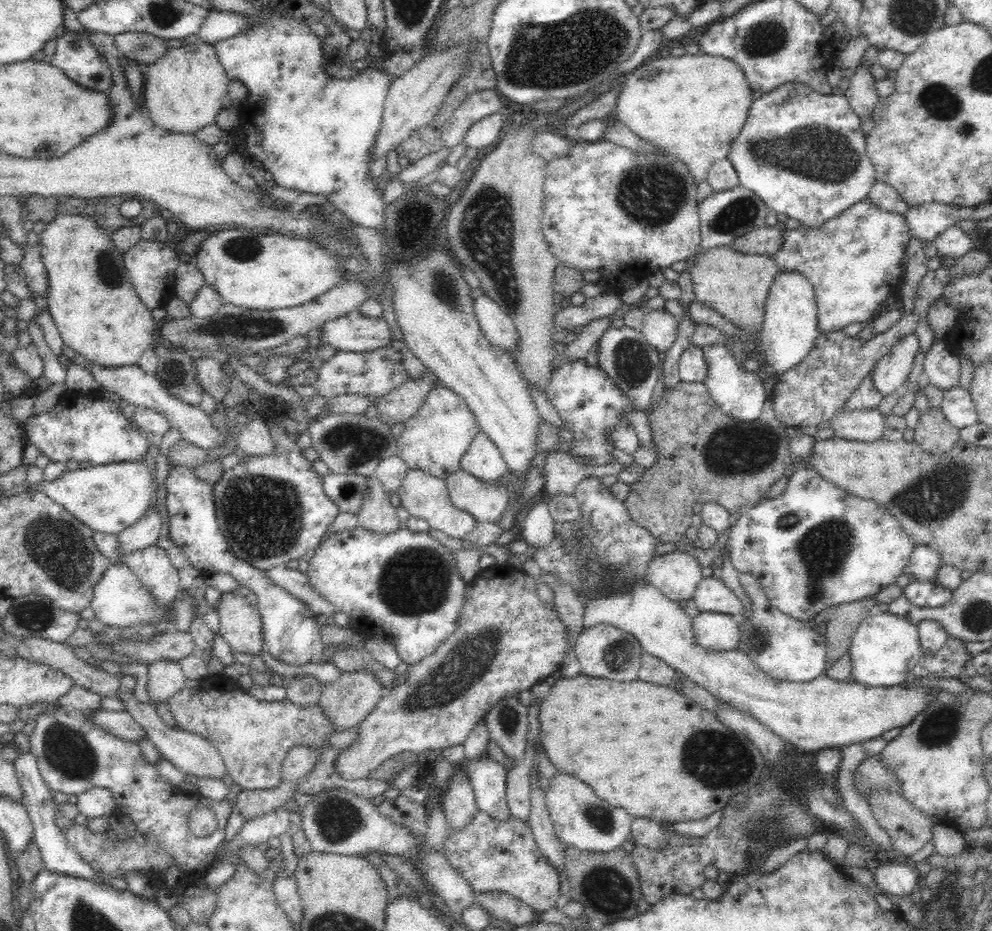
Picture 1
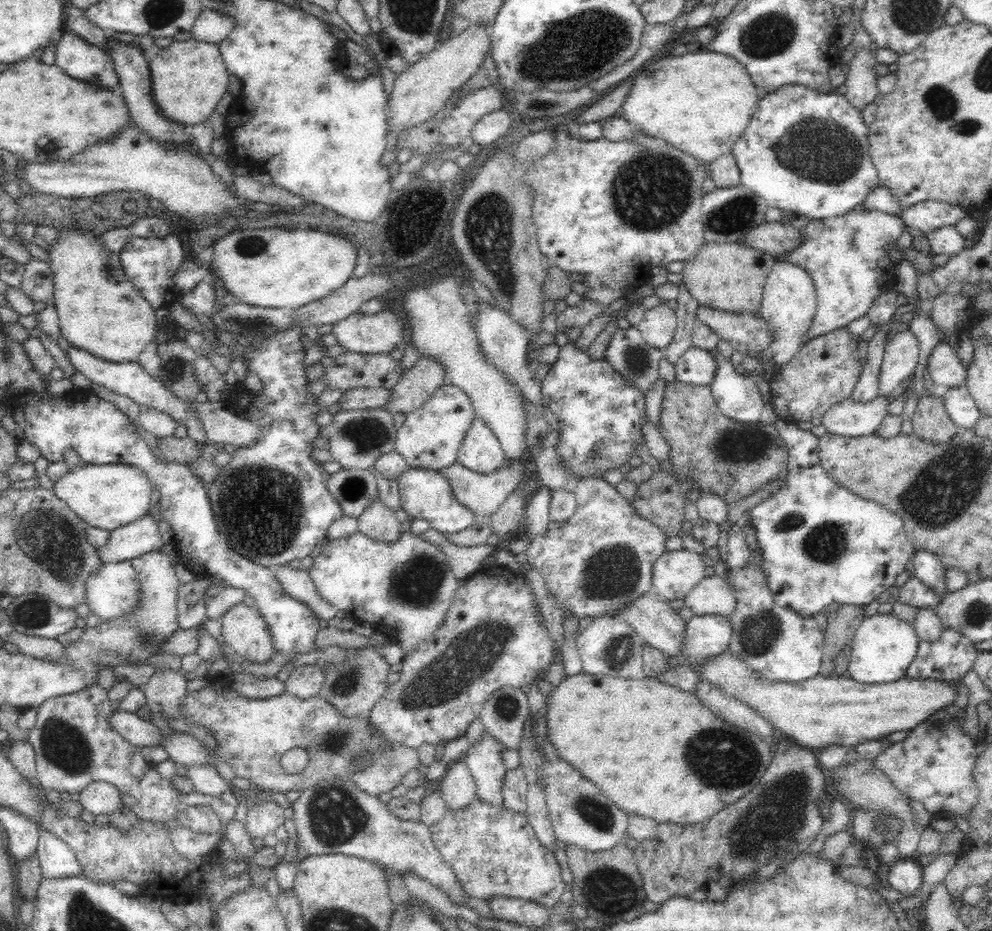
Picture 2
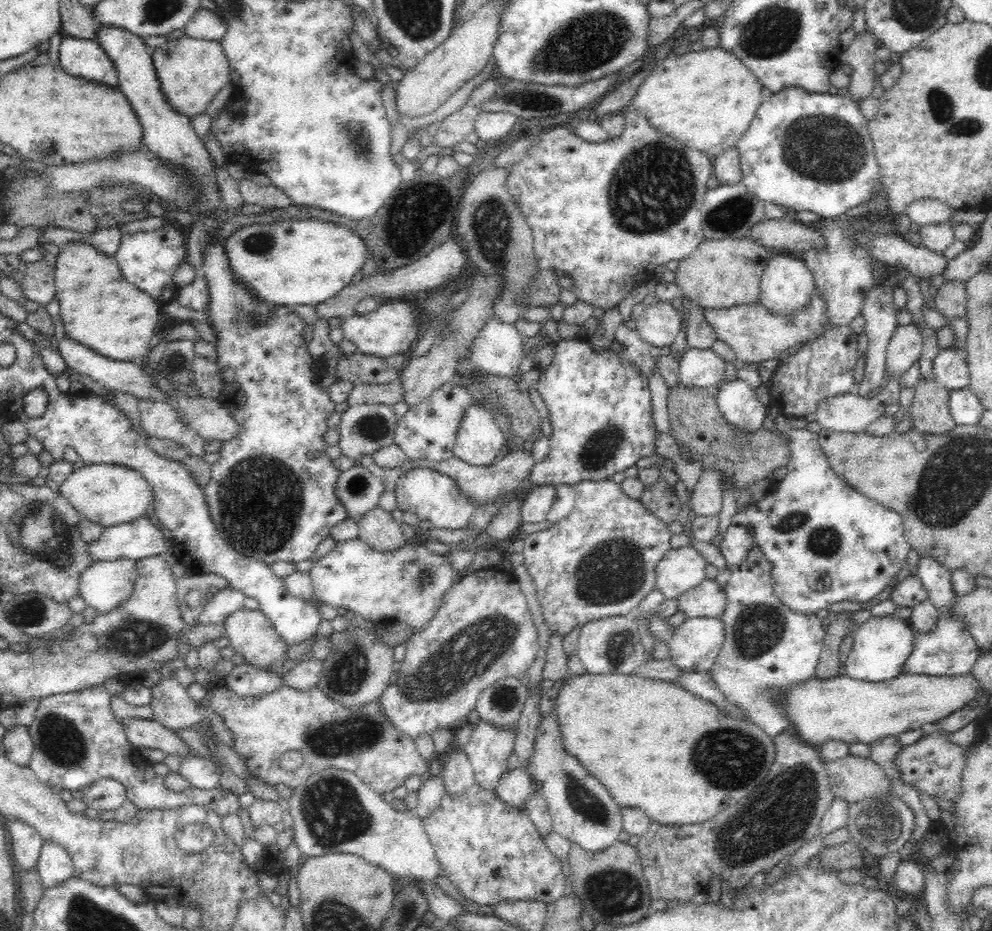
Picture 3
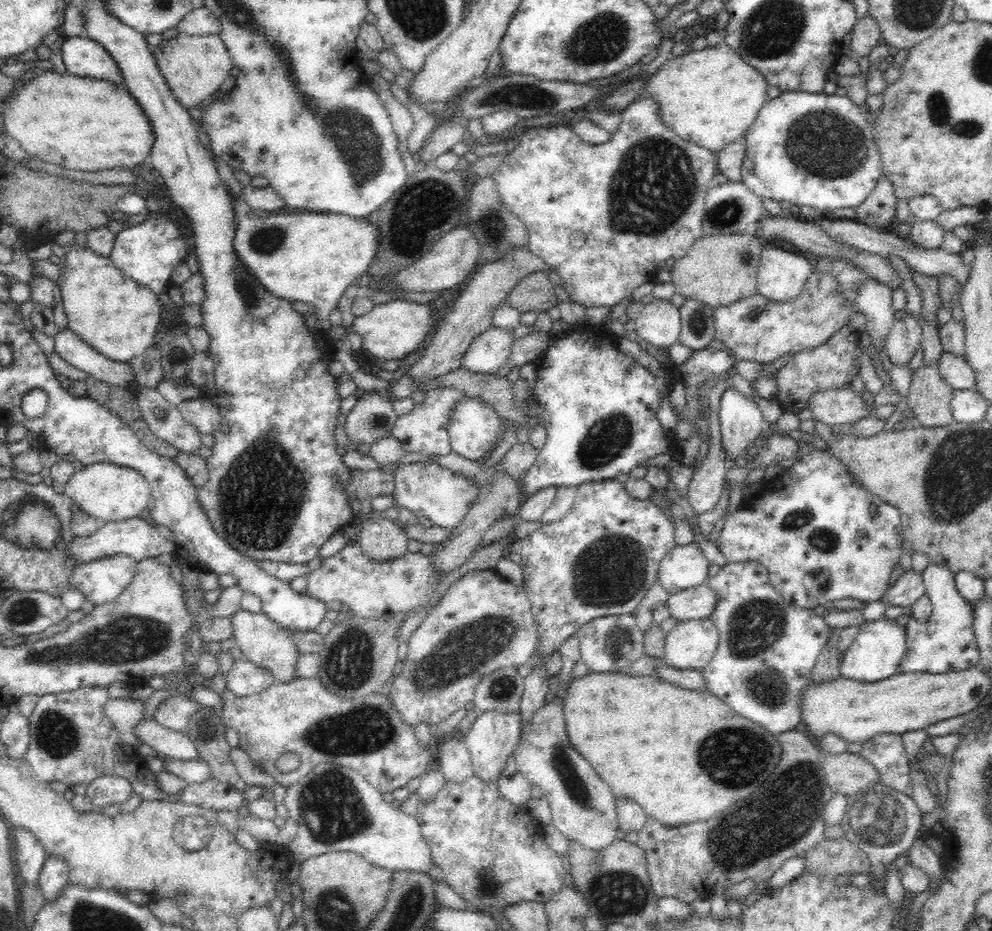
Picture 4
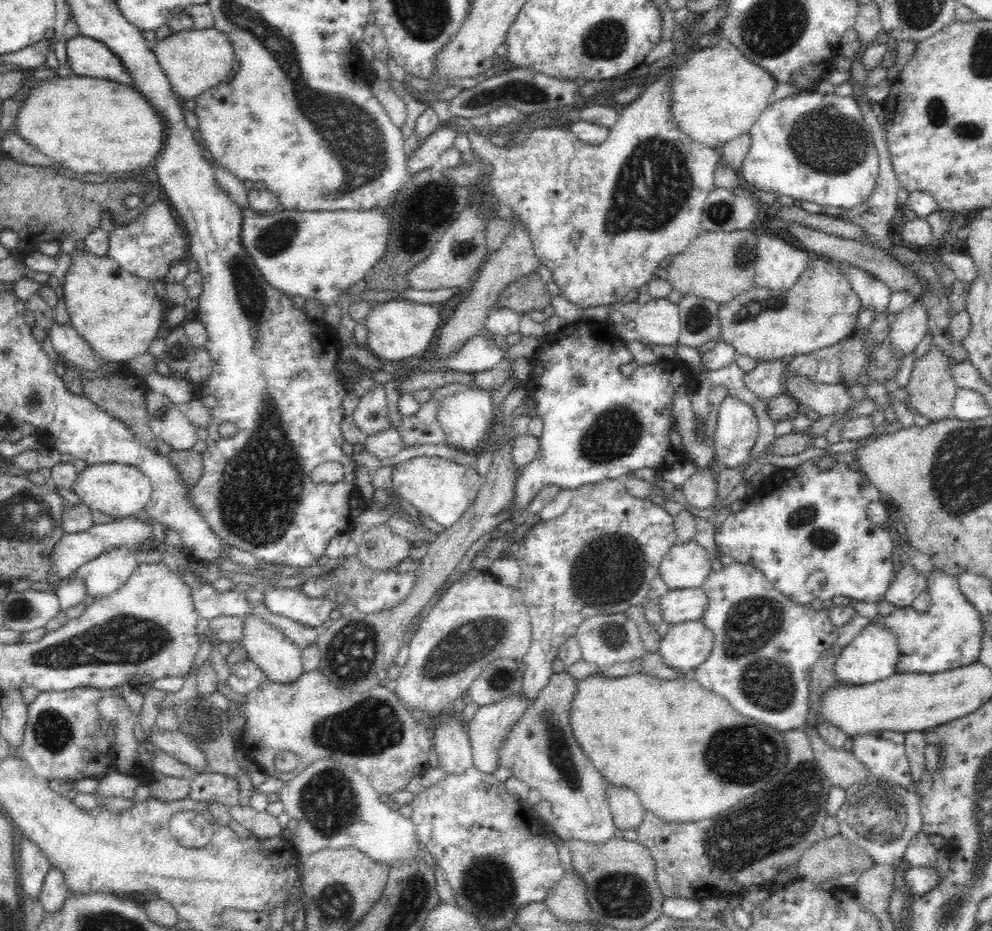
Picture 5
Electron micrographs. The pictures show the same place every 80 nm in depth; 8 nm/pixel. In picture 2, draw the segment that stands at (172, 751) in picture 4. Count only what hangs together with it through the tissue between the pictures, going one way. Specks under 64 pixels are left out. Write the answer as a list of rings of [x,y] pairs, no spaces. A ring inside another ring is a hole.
[[[113,710],[106,716],[108,725],[134,746],[160,746],[162,735],[156,725],[142,720],[136,713]]]

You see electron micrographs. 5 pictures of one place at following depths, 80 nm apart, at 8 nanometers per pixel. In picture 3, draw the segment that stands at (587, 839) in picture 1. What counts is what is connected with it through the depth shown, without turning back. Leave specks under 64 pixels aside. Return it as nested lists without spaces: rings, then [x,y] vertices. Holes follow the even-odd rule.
[[[554,713],[541,719],[535,738],[529,774],[542,784],[541,792],[553,818],[553,832],[590,852],[603,851],[618,841],[624,830],[621,808],[596,778],[592,778],[580,762],[562,748],[560,730]]]

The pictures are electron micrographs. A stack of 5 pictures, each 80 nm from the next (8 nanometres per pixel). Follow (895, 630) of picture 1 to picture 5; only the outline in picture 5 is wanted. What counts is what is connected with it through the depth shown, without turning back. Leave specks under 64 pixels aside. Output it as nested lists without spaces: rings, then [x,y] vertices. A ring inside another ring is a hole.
[[[869,622],[841,650],[841,654],[837,656],[836,662],[833,664],[837,680],[847,682],[848,685],[868,685],[872,681],[879,681],[888,678],[897,672],[899,648],[897,636],[885,626]]]

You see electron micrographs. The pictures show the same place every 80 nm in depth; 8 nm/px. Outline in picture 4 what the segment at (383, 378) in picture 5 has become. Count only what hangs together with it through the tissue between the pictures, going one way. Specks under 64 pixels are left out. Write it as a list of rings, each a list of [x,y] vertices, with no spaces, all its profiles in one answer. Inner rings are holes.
[[[378,393],[359,398],[352,411],[346,416],[344,430],[349,448],[358,450],[361,443],[372,446],[378,440],[392,436],[399,417],[393,410],[393,402],[380,397]]]

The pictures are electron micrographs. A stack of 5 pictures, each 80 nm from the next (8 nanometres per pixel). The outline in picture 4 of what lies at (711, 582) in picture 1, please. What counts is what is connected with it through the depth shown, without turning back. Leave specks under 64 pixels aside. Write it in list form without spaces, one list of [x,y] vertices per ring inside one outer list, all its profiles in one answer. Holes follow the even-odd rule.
[[[705,582],[699,586],[671,594],[665,602],[671,616],[679,621],[709,618],[714,612],[716,603],[716,591],[712,590]]]

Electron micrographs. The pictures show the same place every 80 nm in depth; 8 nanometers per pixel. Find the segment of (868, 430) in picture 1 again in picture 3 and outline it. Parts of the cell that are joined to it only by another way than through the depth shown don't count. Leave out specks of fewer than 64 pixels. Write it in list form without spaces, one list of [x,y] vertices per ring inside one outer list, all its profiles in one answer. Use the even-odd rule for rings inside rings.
[[[890,377],[885,387],[872,397],[860,397],[856,392],[850,392],[848,394],[839,394],[824,399],[820,403],[819,410],[812,417],[817,421],[822,429],[830,430],[832,432],[844,433],[844,434],[862,434],[866,433],[868,426],[872,426],[878,418],[882,418],[885,414],[888,406],[899,402],[900,386],[898,382],[894,380],[894,377]]]

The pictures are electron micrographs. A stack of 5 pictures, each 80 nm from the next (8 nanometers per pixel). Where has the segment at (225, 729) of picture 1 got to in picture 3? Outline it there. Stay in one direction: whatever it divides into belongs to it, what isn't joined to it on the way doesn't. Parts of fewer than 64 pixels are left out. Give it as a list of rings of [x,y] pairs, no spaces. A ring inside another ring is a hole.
[[[284,684],[280,690],[274,690],[272,694],[258,698],[240,697],[228,687],[212,688],[207,690],[207,696],[196,702],[196,705],[204,710],[212,710],[222,719],[226,729],[231,733],[230,748],[241,757],[249,776],[256,777],[270,786],[283,784],[295,789],[313,774],[332,767],[353,772],[382,795],[402,786],[404,780],[412,774],[428,775],[429,763],[420,757],[415,742],[404,733],[400,733],[384,717],[378,701],[350,709],[328,698],[319,687],[301,692]],[[288,750],[299,750],[304,757],[302,766],[290,772],[279,765],[280,756]]]

